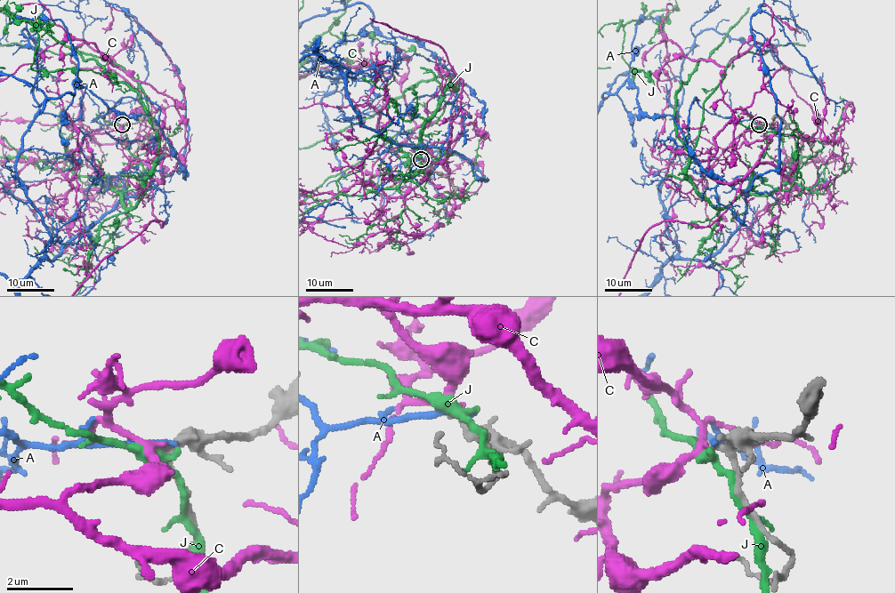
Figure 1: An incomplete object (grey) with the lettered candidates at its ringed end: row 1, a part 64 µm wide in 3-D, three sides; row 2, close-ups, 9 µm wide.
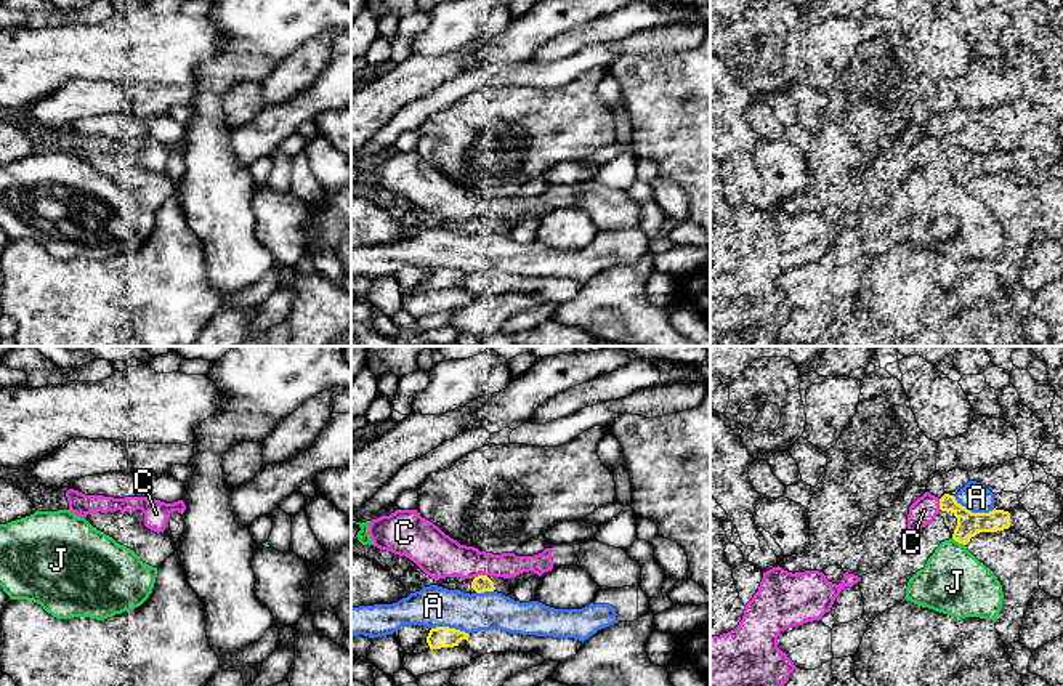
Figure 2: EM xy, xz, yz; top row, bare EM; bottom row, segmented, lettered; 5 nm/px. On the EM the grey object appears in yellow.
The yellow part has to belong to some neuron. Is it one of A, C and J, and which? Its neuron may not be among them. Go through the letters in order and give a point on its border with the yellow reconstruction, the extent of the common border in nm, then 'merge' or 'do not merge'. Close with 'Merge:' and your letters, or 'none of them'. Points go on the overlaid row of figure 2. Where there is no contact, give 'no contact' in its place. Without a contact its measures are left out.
A: yz (974, 513) | 220 nm | do not merge
C: xz (480, 576) | 70 nm | do not merge
J: yz (959, 542) | 80 nm | do not merge
Merge: none of them

